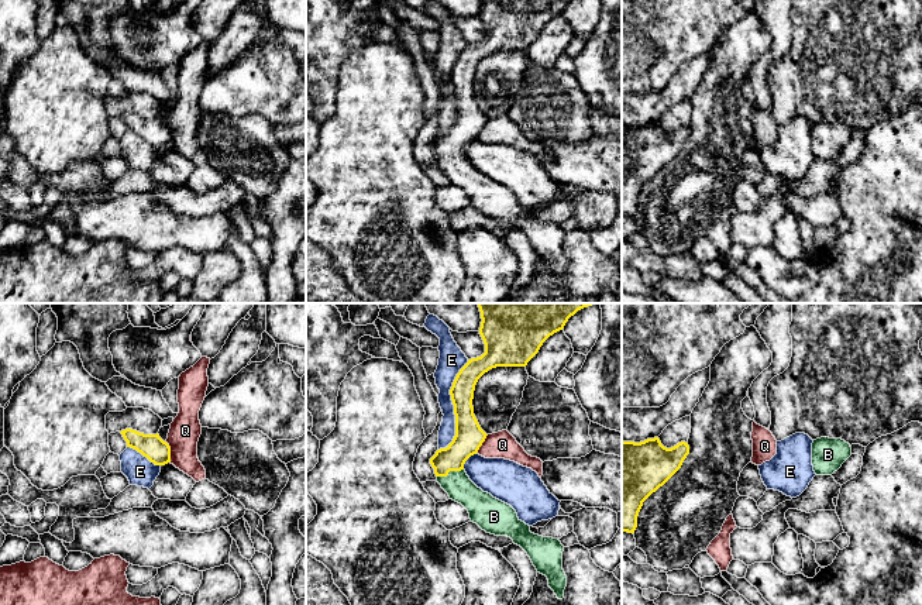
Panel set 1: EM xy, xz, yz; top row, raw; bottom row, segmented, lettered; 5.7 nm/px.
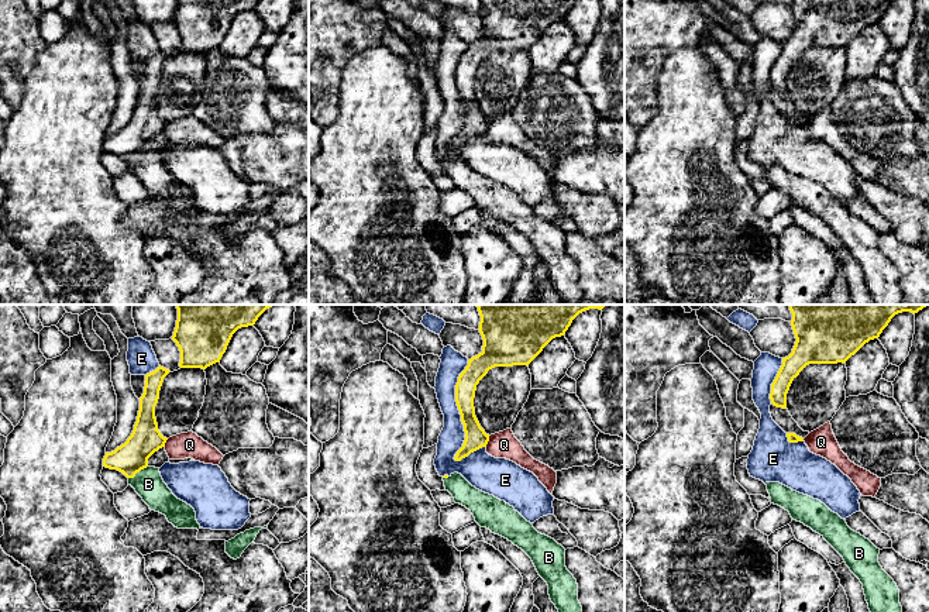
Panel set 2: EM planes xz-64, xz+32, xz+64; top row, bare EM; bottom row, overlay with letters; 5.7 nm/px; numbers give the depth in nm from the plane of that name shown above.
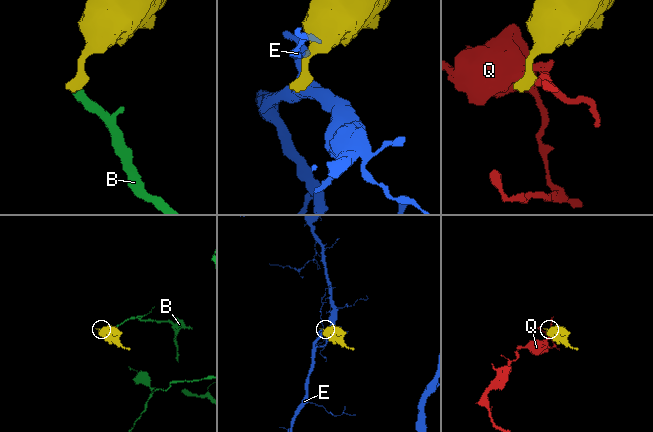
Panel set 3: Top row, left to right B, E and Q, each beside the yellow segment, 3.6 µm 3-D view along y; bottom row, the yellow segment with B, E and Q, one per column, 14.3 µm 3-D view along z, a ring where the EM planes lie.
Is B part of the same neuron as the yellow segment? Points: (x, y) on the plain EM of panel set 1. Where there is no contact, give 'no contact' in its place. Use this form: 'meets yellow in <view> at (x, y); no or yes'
meets yellow in xz at (450, 154); yes

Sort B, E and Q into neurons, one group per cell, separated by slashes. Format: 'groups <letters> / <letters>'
groups B / E / Q

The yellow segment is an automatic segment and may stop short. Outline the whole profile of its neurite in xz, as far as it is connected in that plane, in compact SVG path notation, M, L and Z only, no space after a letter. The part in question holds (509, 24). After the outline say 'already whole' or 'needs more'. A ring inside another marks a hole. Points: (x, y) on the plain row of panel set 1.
M481 0L479 18L485 28L485 37L481 41L471 42L457 58L450 73L455 99L455 120L445 131L436 135L430 142L437 166L448 178L450 183L461 188L469 197L471 206L482 214L495 220L508 220L515 228L520 230L530 241L537 257L548 264L548 271L558 283L564 282L567 259L563 254L564 230L558 223L543 221L530 216L530 210L517 202L516 195L493 182L491 178L478 172L464 154L465 145L478 137L486 123L474 99L474 75L478 63L496 51L526 51L527 47L539 37L543 27L554 17L564 13L571 0Z; needs more

